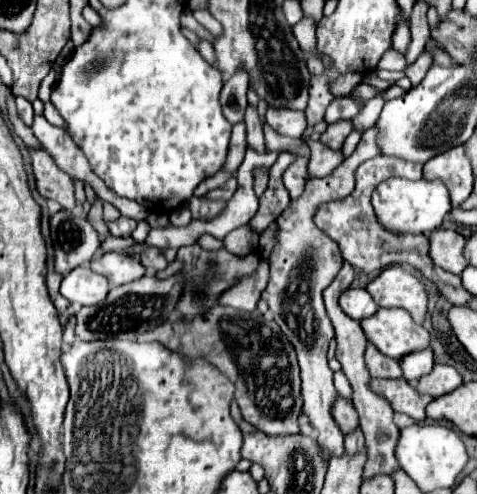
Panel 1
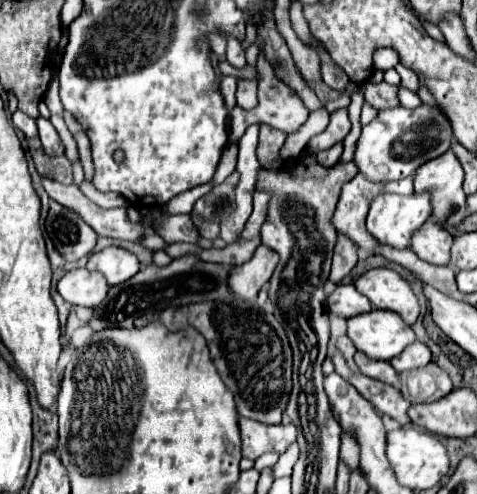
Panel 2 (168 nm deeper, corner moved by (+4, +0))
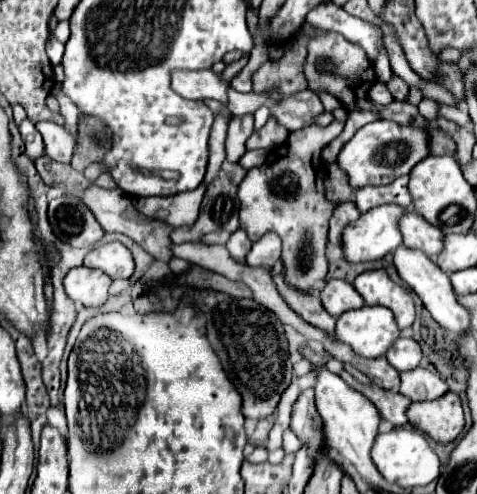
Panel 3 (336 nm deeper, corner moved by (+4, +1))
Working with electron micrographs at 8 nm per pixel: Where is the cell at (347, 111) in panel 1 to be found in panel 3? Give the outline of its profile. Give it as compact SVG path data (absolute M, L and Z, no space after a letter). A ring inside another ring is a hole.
M396 75L386 83L386 87L388 87L388 91L392 93L392 97L394 97L394 99L404 101L404 99L406 99L406 95L408 95L408 85L406 85L400 77L396 77Z

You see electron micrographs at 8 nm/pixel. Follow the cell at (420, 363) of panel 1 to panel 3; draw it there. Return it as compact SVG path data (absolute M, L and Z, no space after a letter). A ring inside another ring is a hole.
M400 337L394 347L390 347L390 351L386 353L388 363L396 369L396 371L412 371L420 365L422 361L422 349L414 339L404 339Z

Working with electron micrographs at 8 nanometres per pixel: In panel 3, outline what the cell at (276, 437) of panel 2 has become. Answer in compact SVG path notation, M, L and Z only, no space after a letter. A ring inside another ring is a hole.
M286 429L286 431L284 431L284 451L286 451L286 453L296 453L300 447L302 447L302 445L300 445L300 441L296 439L296 435L294 435L290 429Z

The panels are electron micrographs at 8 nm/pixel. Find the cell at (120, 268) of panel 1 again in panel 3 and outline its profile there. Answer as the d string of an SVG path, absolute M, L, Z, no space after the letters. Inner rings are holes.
M108 243L108 245L94 247L86 255L84 265L102 269L112 279L130 279L134 273L132 253L122 243Z

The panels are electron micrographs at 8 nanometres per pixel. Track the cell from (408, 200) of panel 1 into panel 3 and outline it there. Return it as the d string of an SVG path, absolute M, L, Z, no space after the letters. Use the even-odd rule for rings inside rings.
M378 205L366 213L360 215L358 221L354 221L350 227L346 227L342 235L342 249L344 257L352 263L360 261L376 261L382 259L388 253L394 253L402 245L402 233L400 233L400 219L406 215L406 209L400 205Z

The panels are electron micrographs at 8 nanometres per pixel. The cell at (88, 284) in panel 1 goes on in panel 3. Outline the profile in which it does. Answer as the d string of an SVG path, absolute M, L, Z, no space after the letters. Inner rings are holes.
M90 267L70 269L68 275L64 277L66 295L84 307L104 305L108 299L110 283L112 279L104 271Z

